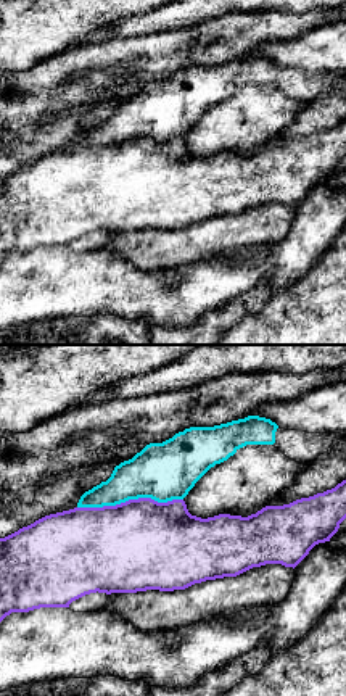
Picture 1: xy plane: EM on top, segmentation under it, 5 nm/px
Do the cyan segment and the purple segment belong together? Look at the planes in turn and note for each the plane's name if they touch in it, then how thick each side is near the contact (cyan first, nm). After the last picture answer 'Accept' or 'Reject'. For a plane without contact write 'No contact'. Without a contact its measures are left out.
Touches cyan in xy. Thickness 300 nm (cyan) against 460 nm

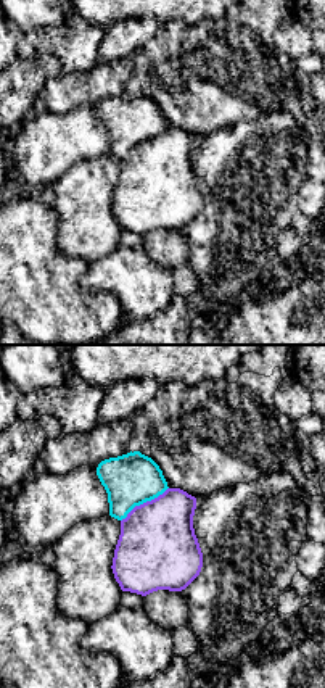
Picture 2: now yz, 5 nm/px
Touches cyan in yz. Thickness 260 nm (cyan) against 400 nm

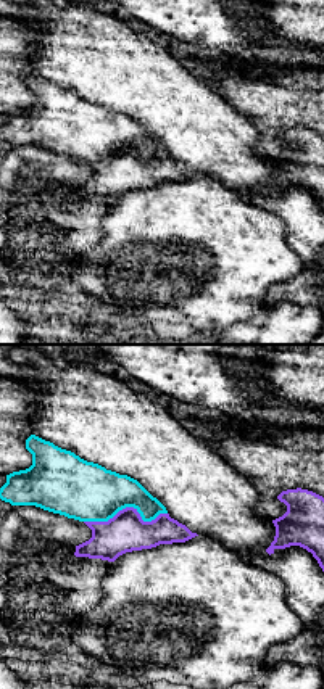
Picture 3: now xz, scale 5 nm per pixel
Touches cyan in xz. Thickness 300 nm (cyan) against 200 nm

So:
Reject

